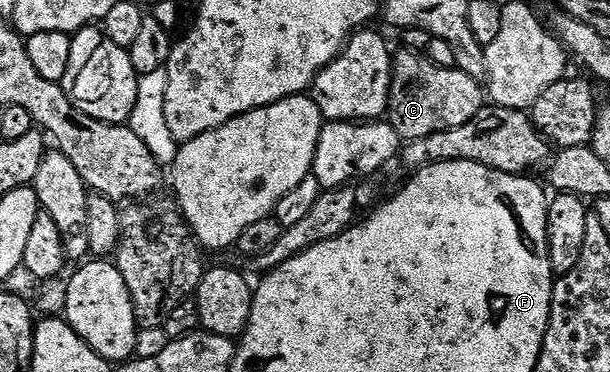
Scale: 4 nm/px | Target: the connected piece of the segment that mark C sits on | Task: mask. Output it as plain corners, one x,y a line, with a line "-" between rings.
401,51
401,54
398,52
394,56
387,122
397,132
402,142
423,139
427,135
435,135
435,131
451,131
451,127
463,127
463,123
471,123
471,119
479,115
486,101
487,93
482,82
476,77
467,75
462,69
439,67
421,51

